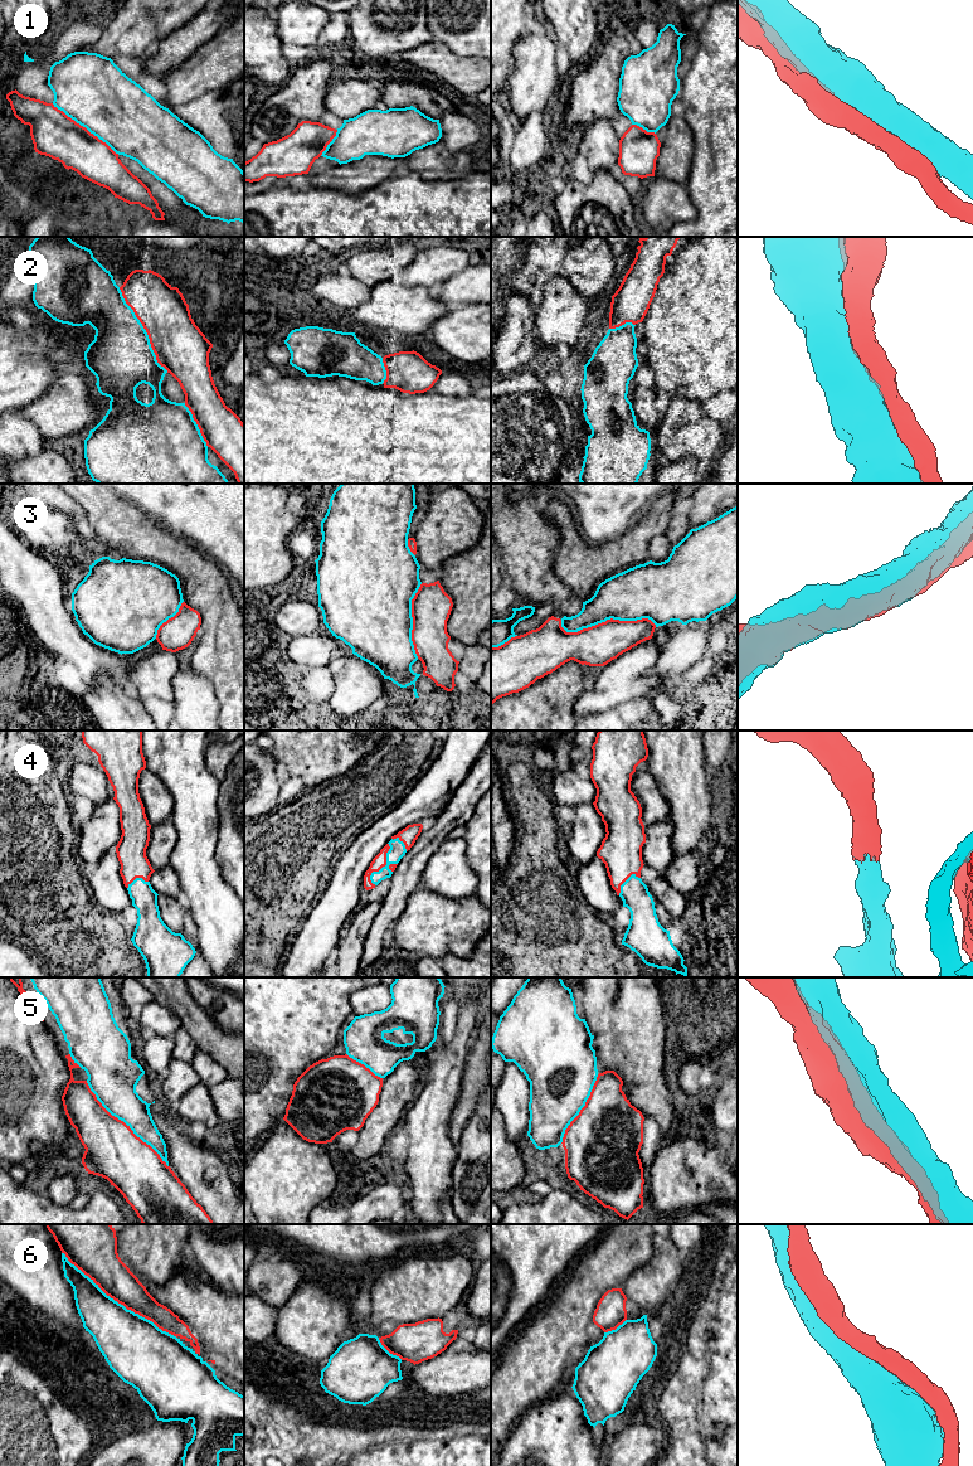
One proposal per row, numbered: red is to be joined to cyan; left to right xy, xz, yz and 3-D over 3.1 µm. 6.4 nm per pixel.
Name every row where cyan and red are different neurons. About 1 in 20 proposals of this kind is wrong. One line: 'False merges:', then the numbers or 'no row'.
False merges: no row

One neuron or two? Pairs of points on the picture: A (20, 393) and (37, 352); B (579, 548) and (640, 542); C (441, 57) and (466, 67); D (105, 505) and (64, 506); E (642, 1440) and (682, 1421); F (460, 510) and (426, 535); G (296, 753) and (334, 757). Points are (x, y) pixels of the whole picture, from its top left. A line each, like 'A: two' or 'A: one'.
A: one
B: one
C: one
D: two
E: two
F: one
G: one

